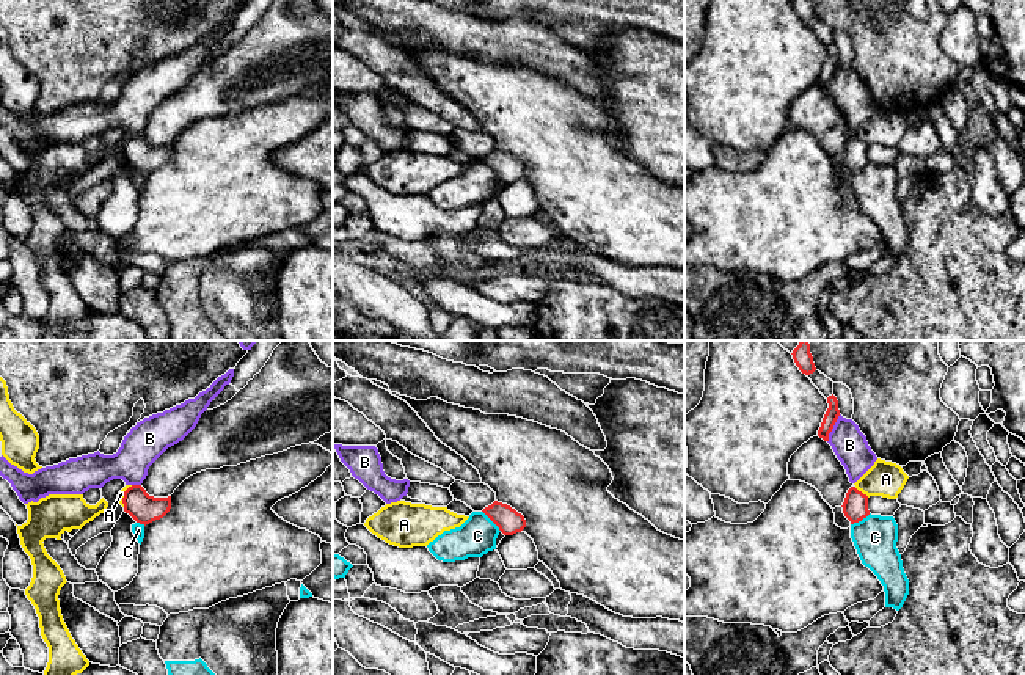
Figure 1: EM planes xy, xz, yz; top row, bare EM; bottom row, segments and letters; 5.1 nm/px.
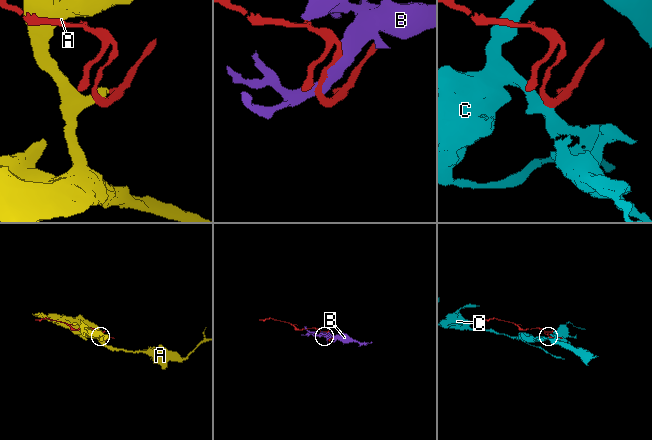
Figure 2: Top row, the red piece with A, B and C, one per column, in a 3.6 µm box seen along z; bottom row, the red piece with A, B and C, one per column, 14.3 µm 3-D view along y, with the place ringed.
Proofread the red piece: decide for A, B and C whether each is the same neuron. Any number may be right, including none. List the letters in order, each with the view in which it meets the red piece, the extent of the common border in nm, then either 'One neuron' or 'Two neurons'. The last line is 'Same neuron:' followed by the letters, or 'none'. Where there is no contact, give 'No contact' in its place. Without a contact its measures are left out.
A: Touches red in yz. Shared border 90 nm. Two neurons
B: Touches red in yz. Shared border 160 nm. Two neurons
C: Touches red in xz. Shared border 150 nm. Two neurons
Same neuron: none

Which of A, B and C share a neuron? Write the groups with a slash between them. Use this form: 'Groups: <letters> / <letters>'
Groups: A / B / C

